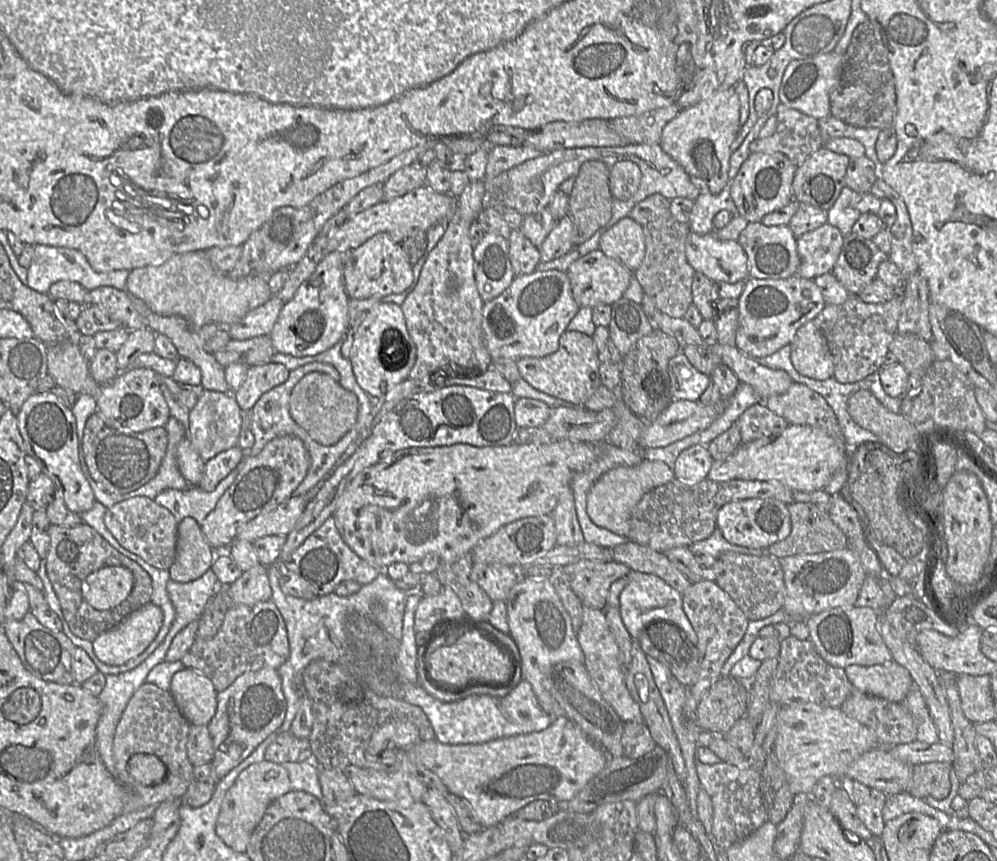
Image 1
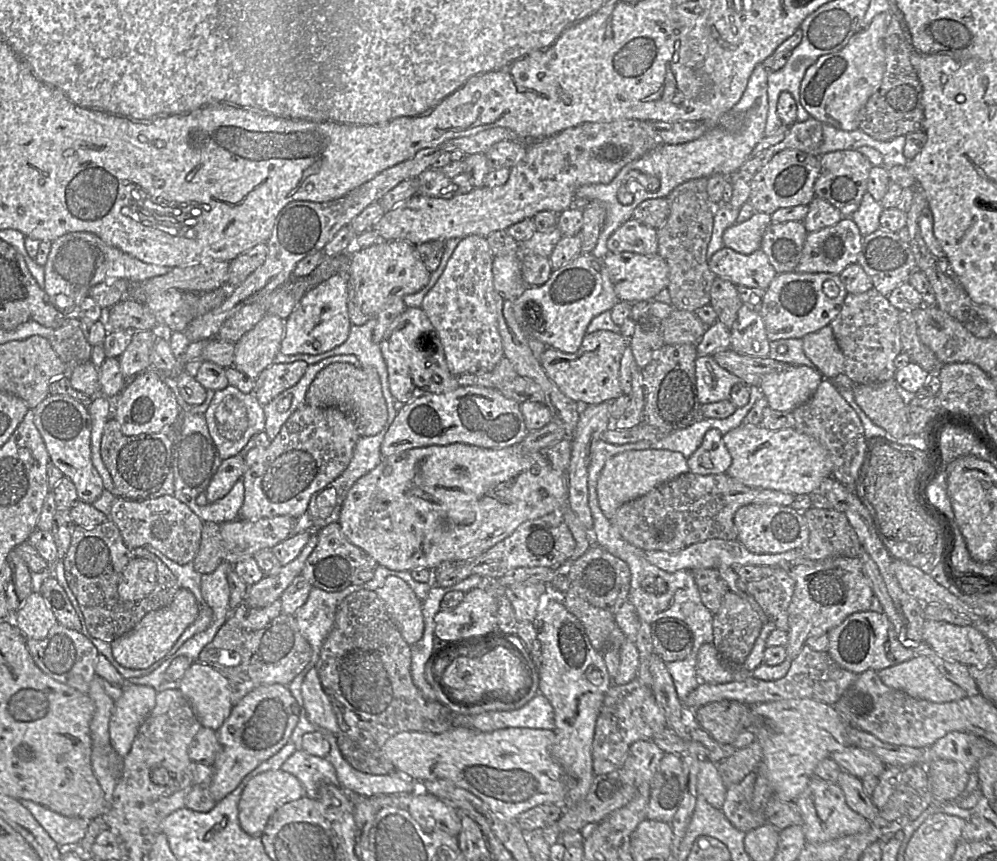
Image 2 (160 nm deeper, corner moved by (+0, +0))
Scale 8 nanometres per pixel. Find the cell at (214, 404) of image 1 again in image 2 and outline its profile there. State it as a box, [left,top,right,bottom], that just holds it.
[203,385,266,460]

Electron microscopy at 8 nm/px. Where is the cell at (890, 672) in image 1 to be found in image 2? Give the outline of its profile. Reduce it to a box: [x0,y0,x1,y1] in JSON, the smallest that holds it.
[877,655,967,703]

